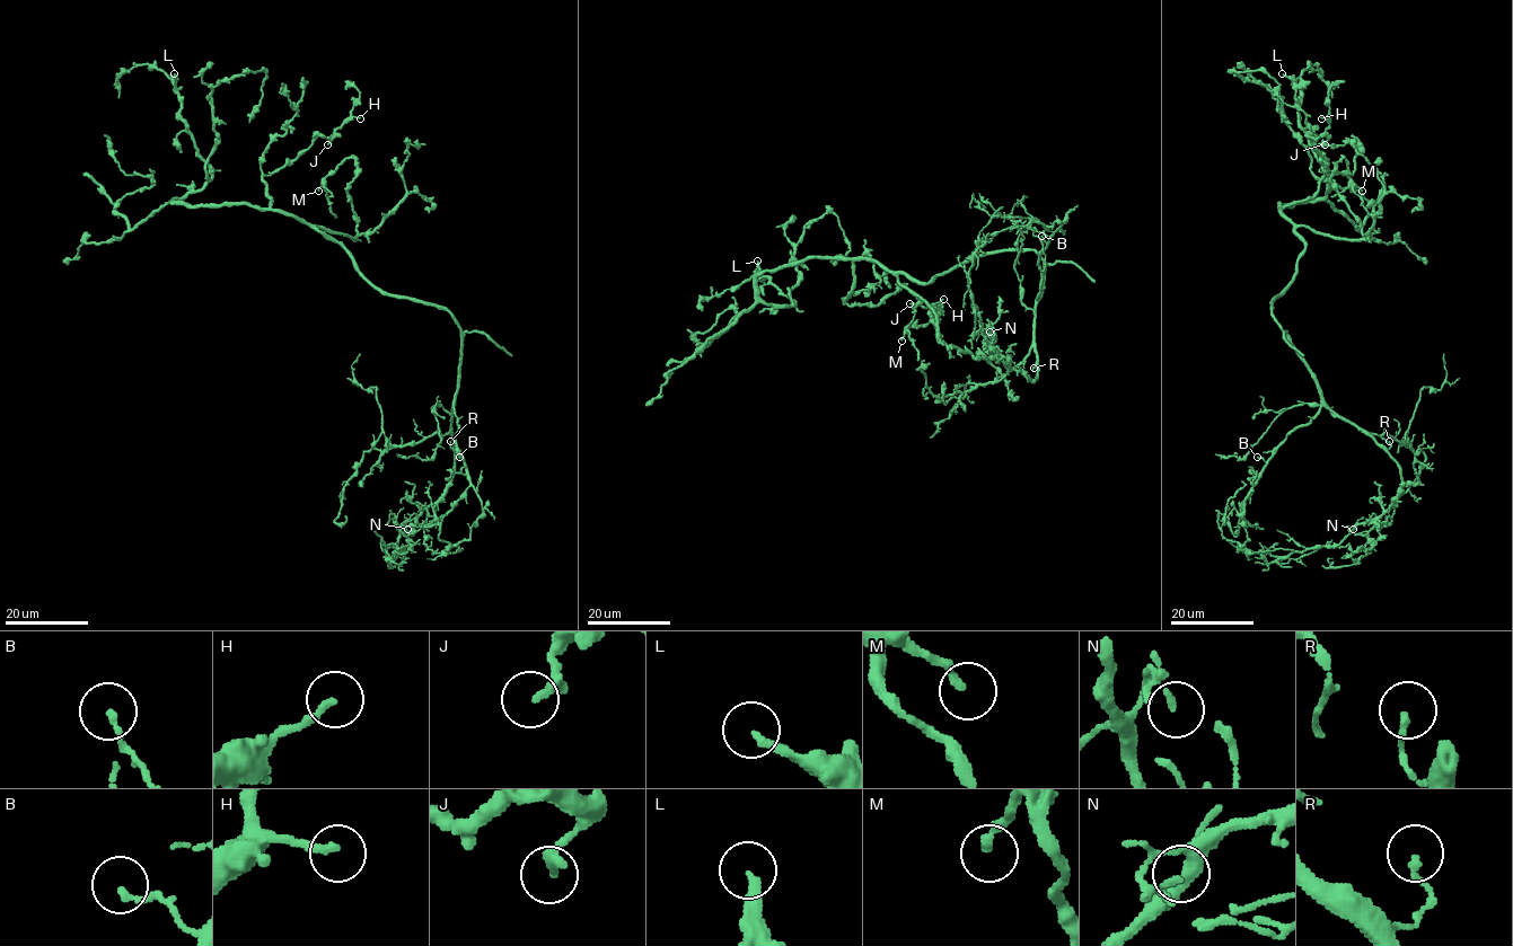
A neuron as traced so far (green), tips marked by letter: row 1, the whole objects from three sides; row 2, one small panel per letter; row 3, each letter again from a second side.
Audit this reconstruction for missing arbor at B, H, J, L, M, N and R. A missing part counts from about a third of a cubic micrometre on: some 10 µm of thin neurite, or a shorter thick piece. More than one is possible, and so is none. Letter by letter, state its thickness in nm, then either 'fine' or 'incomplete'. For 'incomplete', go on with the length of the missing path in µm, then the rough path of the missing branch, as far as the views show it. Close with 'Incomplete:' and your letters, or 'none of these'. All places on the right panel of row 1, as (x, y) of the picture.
B: 170 nm | fine
H: 220 nm | fine
J: 280 nm | fine
L: 240 nm | incomplete | 10 µm
M: 220 nm | fine
N: 80 nm | fine
R: 150 nm | fine
Incomplete: L

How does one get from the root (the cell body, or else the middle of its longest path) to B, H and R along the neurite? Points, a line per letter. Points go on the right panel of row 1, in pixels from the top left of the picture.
B: (1295, 276), (1272, 302), (1272, 316), (1310, 372), (1321, 408), (1308, 423), (1295, 426), (1266, 461), (1257, 457)
H: (1295, 276), (1304, 241), (1282, 210), (1309, 199), (1327, 175), (1327, 160), (1308, 135), (1328, 127), (1321, 118)
R: (1295, 276), (1272, 302), (1273, 317), (1310, 372), (1321, 399), (1380, 444), (1388, 449), (1389, 441)

